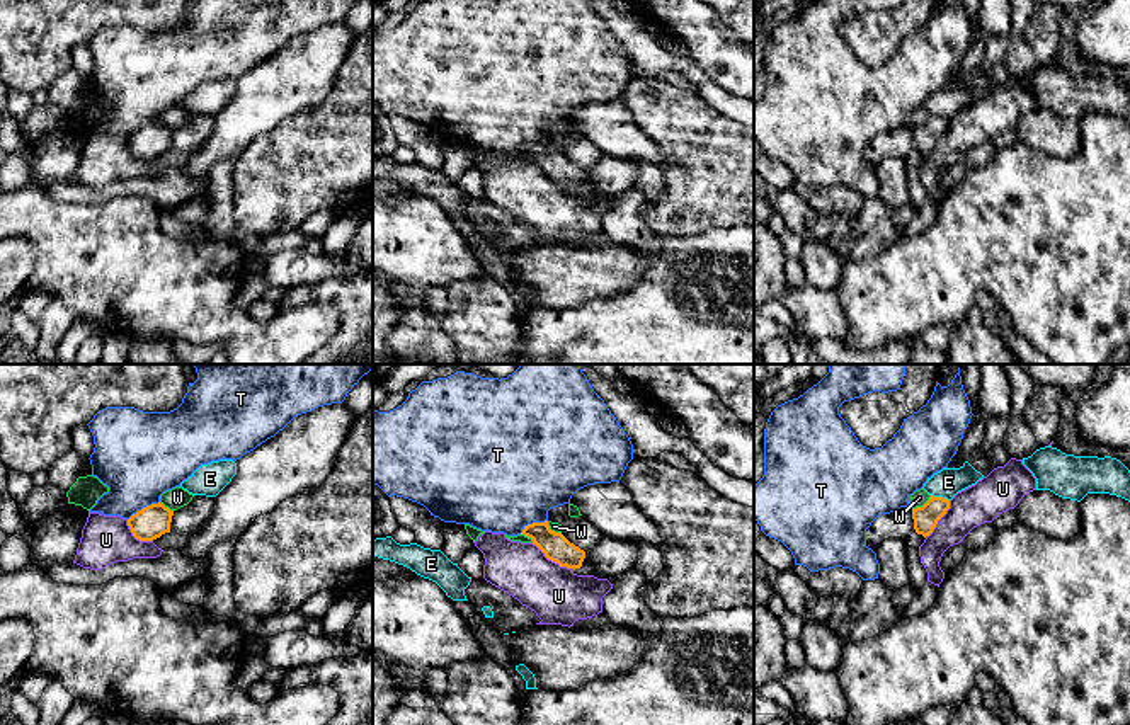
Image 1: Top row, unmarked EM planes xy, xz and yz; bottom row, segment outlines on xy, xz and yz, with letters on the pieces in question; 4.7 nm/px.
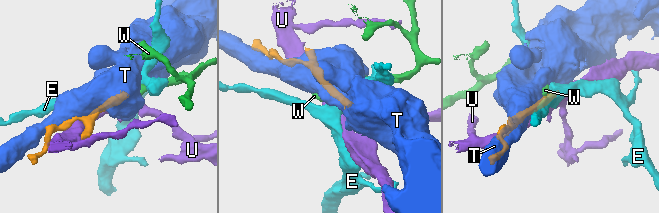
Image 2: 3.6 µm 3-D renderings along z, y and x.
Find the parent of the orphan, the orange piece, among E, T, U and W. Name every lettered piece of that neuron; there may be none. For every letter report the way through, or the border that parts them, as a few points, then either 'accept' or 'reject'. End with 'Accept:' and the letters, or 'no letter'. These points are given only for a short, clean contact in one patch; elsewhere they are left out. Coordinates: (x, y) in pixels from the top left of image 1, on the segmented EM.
E: along yz (931, 494), (948, 501) | reject
T: reject
U: reject
W: along yz (931, 496), (913, 509) | reject
Accept: no letter

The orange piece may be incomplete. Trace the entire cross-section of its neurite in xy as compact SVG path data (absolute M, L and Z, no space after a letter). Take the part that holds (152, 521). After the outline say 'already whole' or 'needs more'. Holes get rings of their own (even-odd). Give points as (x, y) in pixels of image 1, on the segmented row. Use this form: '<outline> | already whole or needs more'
M151 504L138 511L128 519L133 536L140 541L153 541L165 533L170 533L174 511L163 504Z | already whole

